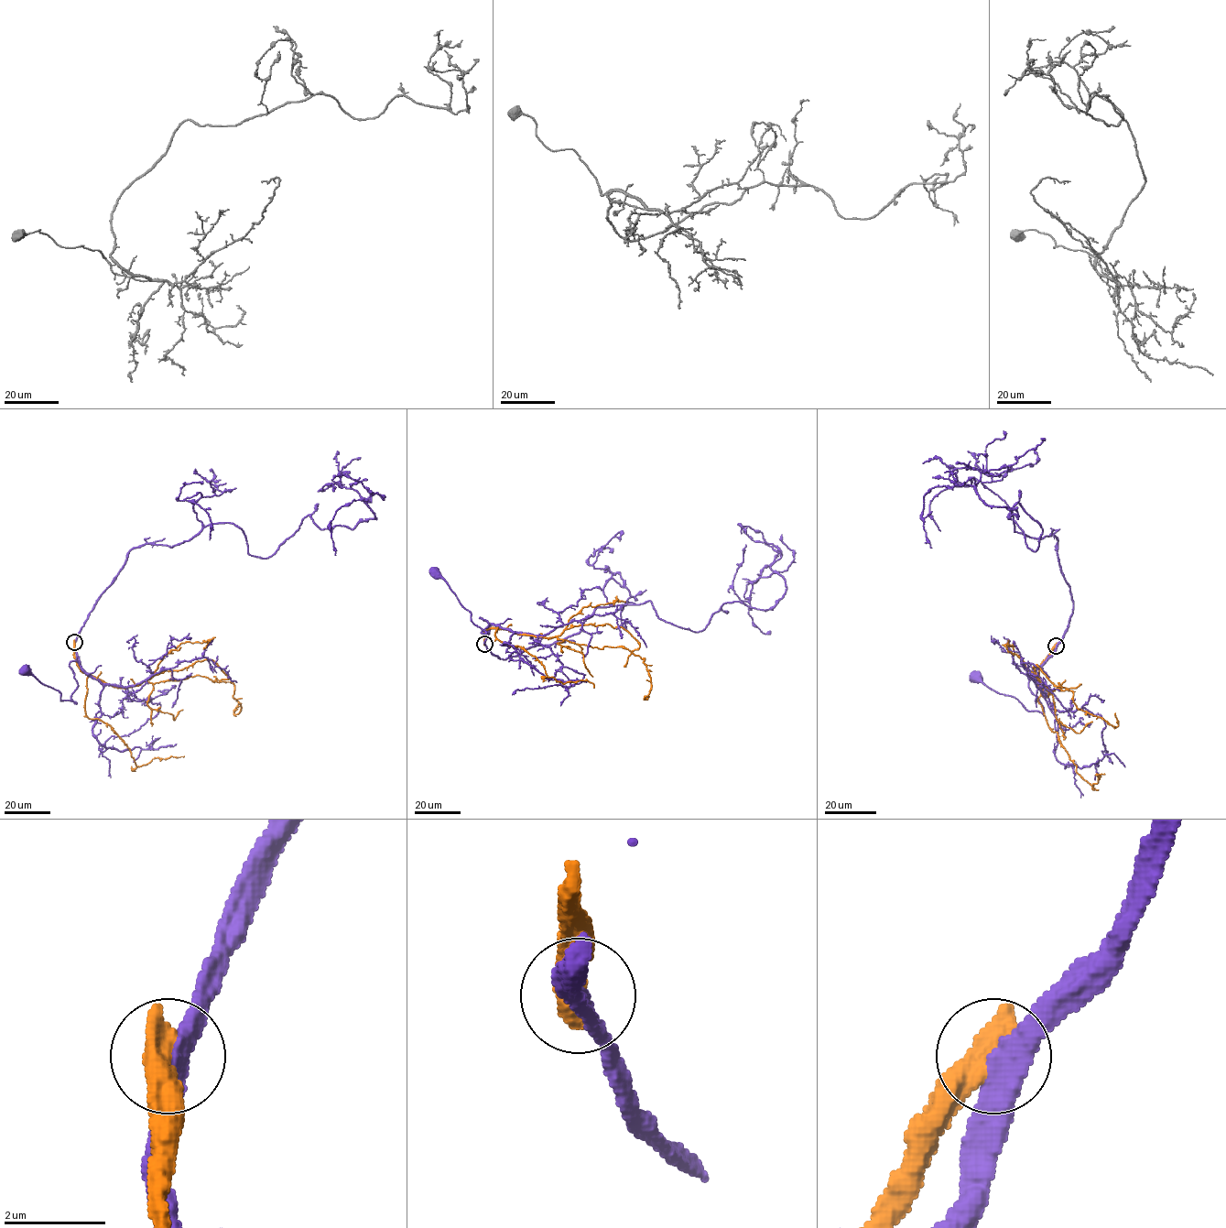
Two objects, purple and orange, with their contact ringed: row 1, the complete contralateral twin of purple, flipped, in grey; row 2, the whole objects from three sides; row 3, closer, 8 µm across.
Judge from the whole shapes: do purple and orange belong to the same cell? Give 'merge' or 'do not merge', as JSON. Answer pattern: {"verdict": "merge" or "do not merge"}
{"verdict": "do not merge"}

